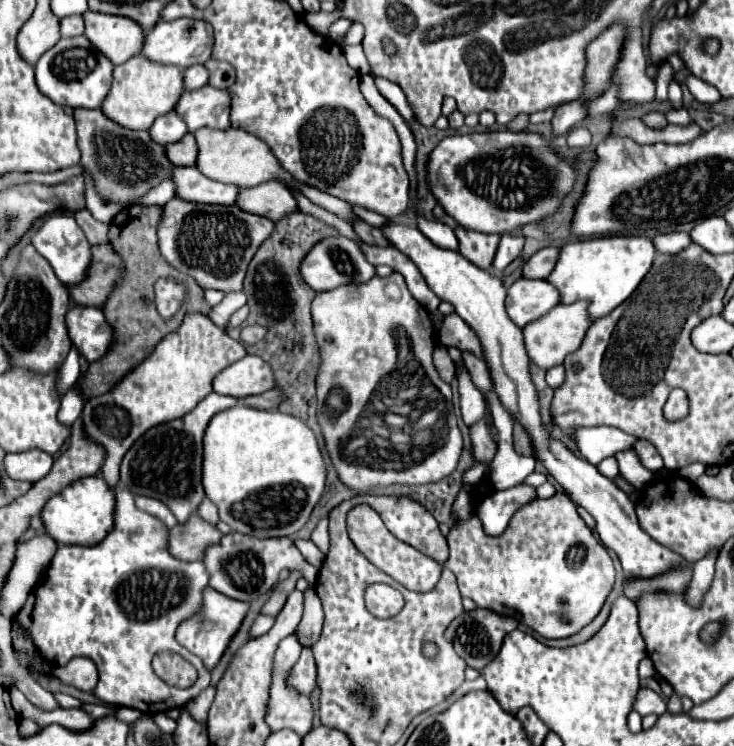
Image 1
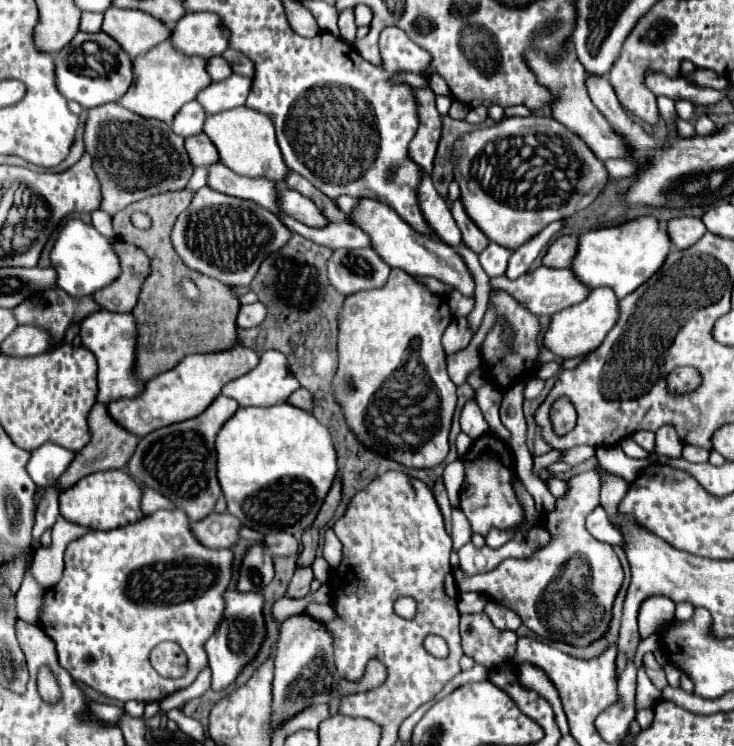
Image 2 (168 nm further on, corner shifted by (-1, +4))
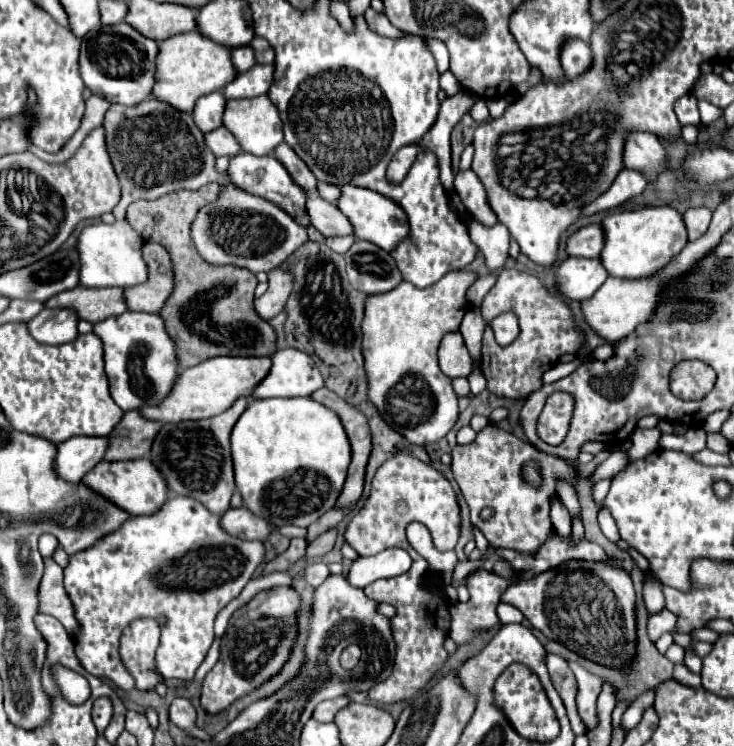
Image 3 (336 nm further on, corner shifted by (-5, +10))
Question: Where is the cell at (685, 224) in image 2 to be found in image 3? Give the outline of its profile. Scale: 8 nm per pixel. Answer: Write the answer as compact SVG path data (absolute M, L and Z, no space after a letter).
M705 207L687 209L683 213L683 221L685 221L687 233L689 233L689 241L695 241L695 239L699 239L707 231L709 221L711 221L711 211L705 209Z

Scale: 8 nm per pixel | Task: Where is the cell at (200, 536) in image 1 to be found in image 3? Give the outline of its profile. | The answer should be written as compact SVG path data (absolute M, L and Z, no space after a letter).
M239 507L239 509L227 509L221 515L221 527L223 531L227 531L233 537L241 537L243 541L265 541L269 535L269 525L267 521L263 521L261 517L255 517L247 507Z

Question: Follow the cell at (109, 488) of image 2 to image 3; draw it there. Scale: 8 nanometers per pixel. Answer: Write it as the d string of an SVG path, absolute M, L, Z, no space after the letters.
M149 459L117 461L117 463L101 461L99 465L95 465L95 469L91 469L85 475L83 485L93 489L97 495L105 497L119 509L127 511L129 515L151 515L167 499L167 483L163 481L163 475L159 473L159 469L155 469L155 465L151 465Z

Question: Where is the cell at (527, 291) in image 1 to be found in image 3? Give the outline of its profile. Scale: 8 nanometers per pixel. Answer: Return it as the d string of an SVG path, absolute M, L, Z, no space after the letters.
M567 257L557 265L555 285L557 291L571 301L589 299L607 279L607 271L599 265L599 259L575 259Z

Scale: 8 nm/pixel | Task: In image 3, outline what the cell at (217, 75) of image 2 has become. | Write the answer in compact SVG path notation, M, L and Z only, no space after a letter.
M235 47L235 49L231 49L231 63L233 63L237 73L243 73L243 71L251 69L255 65L251 47Z

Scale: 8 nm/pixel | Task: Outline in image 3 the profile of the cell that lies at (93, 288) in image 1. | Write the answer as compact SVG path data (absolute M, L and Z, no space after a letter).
M145 243L141 247L143 259L147 263L147 281L135 287L125 287L125 301L131 311L147 311L159 313L171 295L173 271L169 253L157 243Z

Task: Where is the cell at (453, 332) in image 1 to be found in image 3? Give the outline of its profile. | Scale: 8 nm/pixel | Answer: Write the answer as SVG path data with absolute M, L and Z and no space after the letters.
M459 331L447 333L439 347L441 371L449 377L467 377L471 371L471 357L467 353L463 335Z

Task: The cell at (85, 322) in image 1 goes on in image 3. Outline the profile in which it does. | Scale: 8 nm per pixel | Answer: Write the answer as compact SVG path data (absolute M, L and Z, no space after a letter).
M125 311L95 323L93 333L103 341L109 391L123 411L139 409L139 405L155 405L167 397L177 377L175 347L173 341L169 341L163 329L163 319L157 313Z

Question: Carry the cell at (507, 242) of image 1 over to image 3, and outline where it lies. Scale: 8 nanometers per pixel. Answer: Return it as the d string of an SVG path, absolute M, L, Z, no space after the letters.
M471 221L469 235L477 249L483 253L485 263L491 271L497 271L505 265L509 257L509 231L501 223L487 229L477 221Z

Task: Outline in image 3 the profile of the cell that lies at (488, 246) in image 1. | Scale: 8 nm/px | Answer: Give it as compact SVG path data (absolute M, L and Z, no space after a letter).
M471 169L455 175L455 193L461 197L465 209L471 213L471 217L475 221L479 221L485 227L491 227L497 223L495 213L487 205L485 189L483 189L479 177Z

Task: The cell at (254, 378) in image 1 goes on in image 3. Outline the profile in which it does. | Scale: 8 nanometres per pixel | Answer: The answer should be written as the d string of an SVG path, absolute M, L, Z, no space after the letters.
M277 349L271 355L271 371L259 385L253 387L251 399L265 399L265 397L309 397L313 391L323 387L323 377L315 365L311 365L311 357L301 353L299 349Z

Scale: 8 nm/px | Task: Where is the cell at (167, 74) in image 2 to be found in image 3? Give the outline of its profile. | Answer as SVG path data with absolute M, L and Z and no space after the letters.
M197 31L173 35L161 41L155 65L155 85L151 91L153 99L167 103L181 113L191 113L195 101L201 95L221 91L223 85L227 85L235 77L235 69L229 59L229 49L207 41L207 37Z

